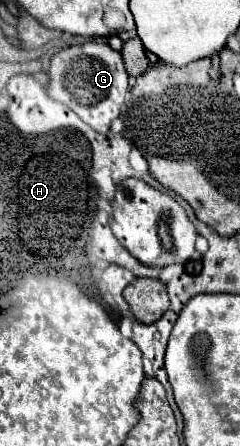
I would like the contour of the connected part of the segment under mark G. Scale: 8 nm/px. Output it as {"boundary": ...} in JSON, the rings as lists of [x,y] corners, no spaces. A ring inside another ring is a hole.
{"boundary":[[[92,39],[82,45],[62,49],[50,61],[46,93],[52,99],[68,105],[76,115],[80,115],[84,123],[88,123],[98,133],[110,131],[110,123],[120,115],[120,107],[124,105],[128,91],[130,85],[122,57],[102,39]]]}

